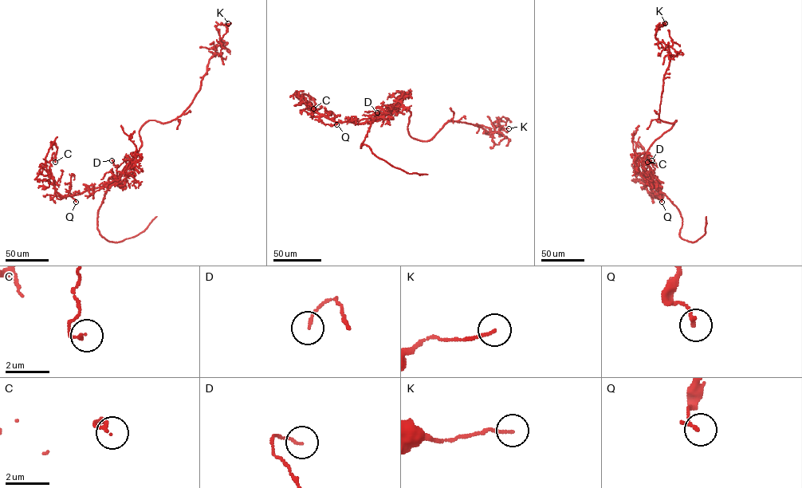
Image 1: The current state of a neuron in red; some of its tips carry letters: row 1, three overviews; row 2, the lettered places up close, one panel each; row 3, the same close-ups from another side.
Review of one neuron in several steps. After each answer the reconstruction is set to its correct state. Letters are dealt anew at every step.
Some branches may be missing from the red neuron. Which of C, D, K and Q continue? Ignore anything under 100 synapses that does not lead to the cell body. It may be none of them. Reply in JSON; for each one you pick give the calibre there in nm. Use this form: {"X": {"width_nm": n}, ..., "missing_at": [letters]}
{"missing_at": []}

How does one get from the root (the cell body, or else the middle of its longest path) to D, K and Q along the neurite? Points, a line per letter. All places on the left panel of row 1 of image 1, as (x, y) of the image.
D: (141, 142), (139, 150), (131, 153), (135, 156), (135, 161), (126, 155), (123, 162), (117, 167), (112, 160)
K: (141, 142), (139, 131), (146, 122), (171, 121), (191, 102), (209, 60), (222, 45), (215, 26), (228, 23)
Q: (141, 142), (138, 152), (113, 184), (60, 196), (71, 195), (76, 202)

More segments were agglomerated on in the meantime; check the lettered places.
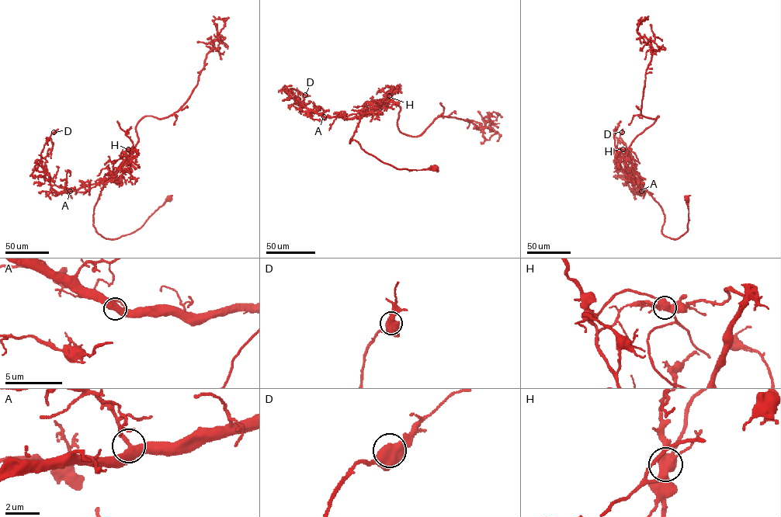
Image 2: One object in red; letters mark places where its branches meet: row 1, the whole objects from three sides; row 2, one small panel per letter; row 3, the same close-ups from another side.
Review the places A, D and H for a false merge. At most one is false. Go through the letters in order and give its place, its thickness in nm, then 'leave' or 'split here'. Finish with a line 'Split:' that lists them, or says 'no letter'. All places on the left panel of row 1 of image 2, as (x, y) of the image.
A: place (70, 191); calibre 440 nm; leave
D: place (53, 132); calibre 480 nm; leave
H: place (128, 149); calibre 480 nm; leave
Split: no letter

